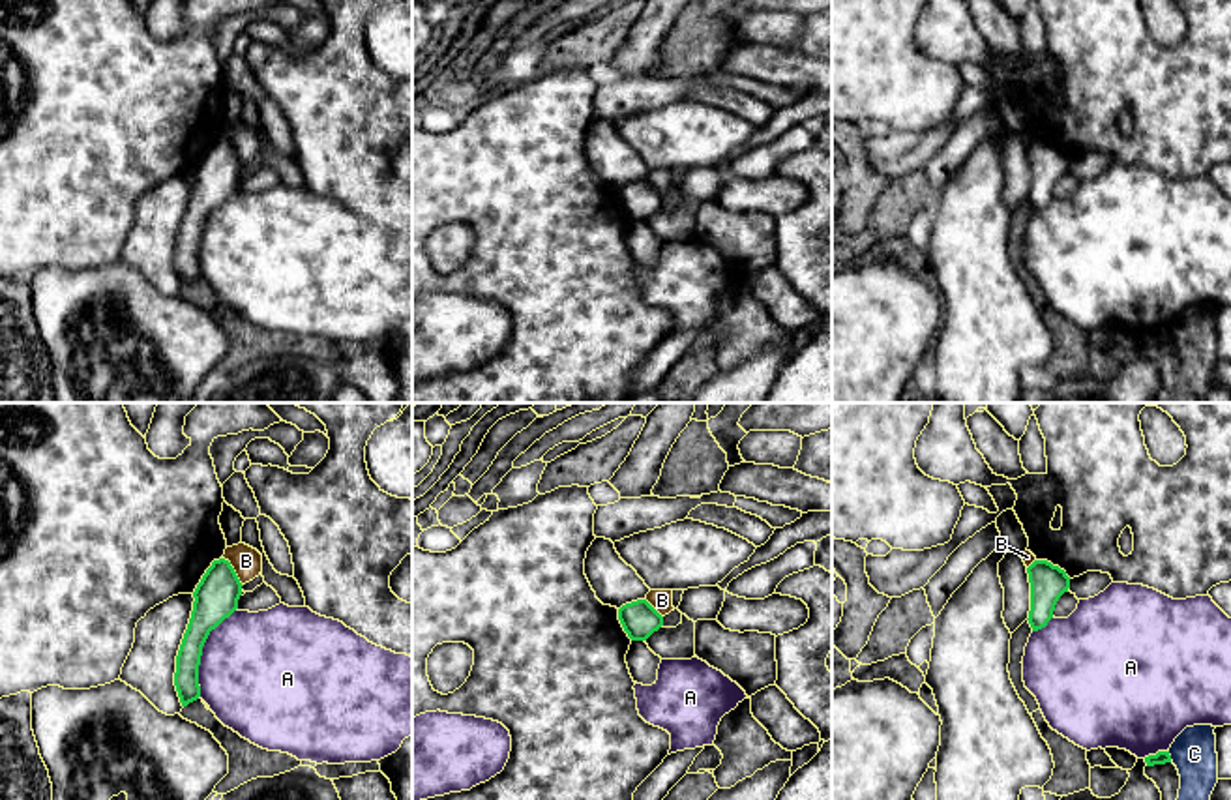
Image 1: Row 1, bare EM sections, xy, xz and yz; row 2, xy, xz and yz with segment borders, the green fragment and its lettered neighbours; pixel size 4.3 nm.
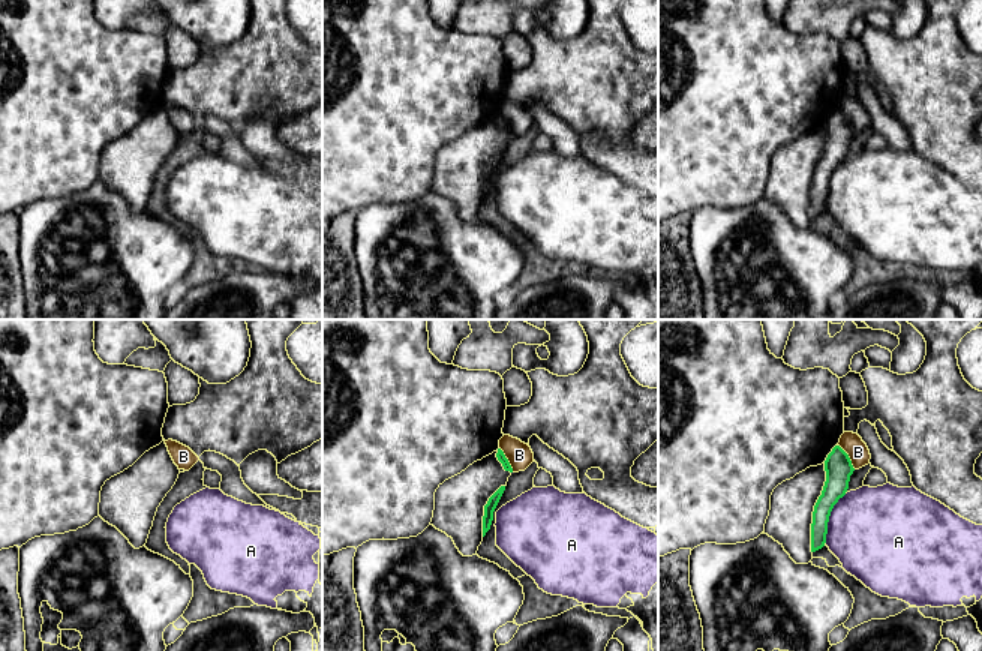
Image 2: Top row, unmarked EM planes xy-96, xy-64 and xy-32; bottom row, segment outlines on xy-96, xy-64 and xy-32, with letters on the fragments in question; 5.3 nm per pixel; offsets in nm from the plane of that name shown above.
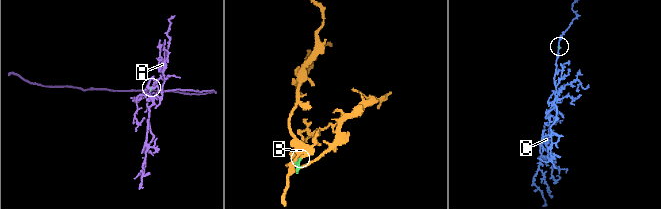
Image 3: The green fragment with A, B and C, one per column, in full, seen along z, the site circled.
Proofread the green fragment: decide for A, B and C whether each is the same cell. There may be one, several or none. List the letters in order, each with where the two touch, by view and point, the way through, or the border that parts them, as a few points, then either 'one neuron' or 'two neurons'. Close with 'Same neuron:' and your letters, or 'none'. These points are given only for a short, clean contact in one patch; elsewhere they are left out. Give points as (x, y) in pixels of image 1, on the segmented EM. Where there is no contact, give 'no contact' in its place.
A: contact xy (201, 652); two neurons
B: contact xy (235, 572); border xy (223, 557), (242, 585); two neurons
C: contact yz (1170, 755); border yz (1168, 752), (1171, 759); two neurons
Same neuron: none

